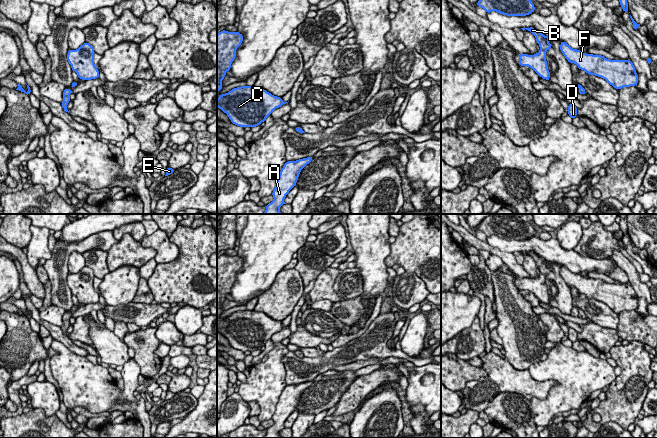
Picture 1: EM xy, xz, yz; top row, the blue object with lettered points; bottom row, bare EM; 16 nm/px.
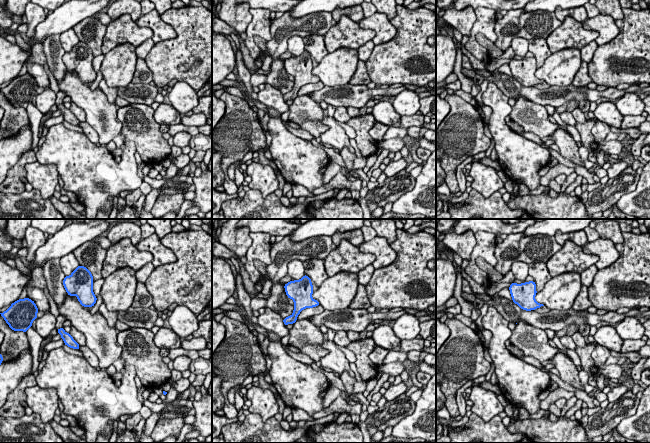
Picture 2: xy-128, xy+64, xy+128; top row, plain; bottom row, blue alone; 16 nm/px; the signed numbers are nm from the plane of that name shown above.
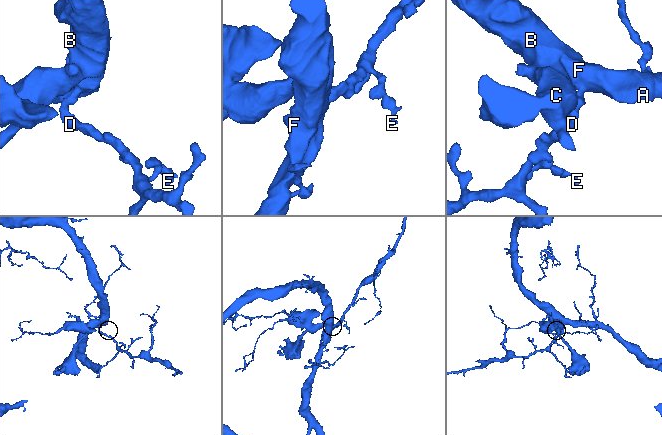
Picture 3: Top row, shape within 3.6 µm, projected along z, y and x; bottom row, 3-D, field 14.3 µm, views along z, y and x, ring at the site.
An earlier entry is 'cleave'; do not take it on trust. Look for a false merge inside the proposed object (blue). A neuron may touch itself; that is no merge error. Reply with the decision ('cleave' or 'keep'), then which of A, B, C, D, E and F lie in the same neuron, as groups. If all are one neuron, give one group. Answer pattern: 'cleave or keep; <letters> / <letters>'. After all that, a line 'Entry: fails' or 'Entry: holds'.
keep; A B C D E F
Entry: fails

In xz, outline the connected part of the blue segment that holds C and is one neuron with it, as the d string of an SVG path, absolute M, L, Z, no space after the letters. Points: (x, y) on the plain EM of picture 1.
M254 310L236 311L217 323L217 331L227 338L234 349L242 352L261 349L276 332L286 327L282 321Z

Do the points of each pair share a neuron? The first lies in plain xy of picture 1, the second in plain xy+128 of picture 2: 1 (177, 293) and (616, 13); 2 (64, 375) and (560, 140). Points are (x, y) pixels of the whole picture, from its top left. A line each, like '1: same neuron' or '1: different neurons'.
1: different neurons
2: different neurons

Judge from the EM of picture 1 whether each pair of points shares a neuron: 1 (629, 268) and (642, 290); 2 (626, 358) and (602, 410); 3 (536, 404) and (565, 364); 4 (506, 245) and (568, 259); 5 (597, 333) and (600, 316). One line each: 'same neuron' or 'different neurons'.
1: same neuron
2: same neuron
3: same neuron
4: same neuron
5: different neurons

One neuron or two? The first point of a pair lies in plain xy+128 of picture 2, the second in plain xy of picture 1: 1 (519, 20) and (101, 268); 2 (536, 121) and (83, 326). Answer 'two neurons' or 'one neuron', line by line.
1: two neurons
2: one neuron

